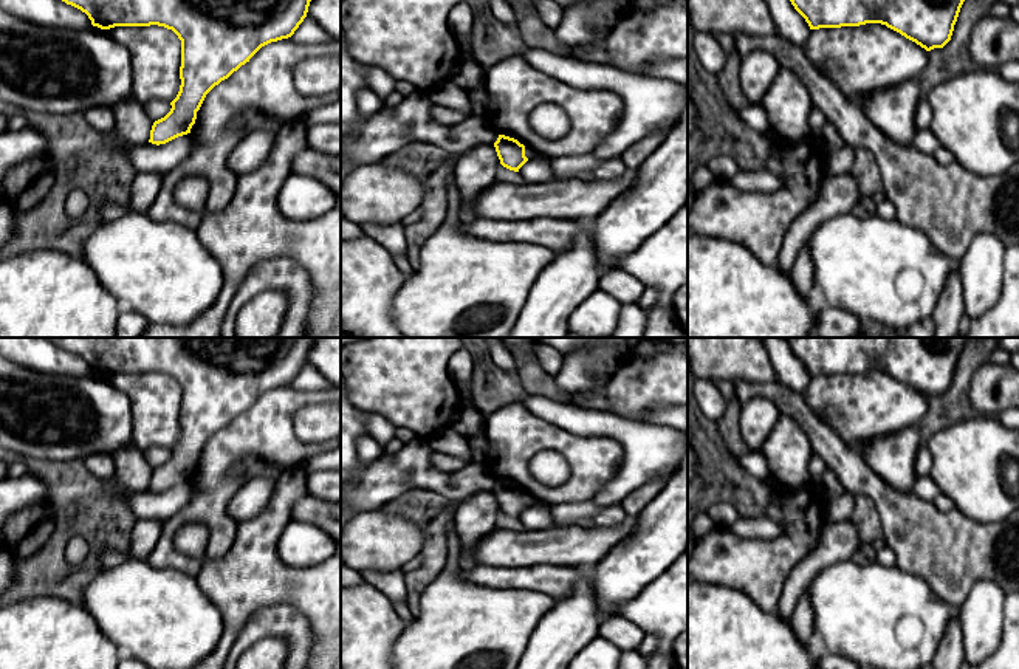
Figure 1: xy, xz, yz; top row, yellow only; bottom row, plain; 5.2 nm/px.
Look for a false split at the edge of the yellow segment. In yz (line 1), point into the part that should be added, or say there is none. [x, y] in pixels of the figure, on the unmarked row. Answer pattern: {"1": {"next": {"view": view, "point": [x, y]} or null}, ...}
{"1": {"next": null}}

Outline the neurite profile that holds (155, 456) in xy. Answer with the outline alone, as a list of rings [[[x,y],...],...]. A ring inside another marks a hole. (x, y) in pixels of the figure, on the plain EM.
[[[150,446],[150,448],[142,449],[142,452],[144,452],[147,463],[153,469],[164,465],[172,455],[170,449],[163,448],[163,446]]]

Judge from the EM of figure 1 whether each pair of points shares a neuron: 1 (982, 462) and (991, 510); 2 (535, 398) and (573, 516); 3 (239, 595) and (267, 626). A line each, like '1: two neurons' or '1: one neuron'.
1: one neuron
2: two neurons
3: two neurons

